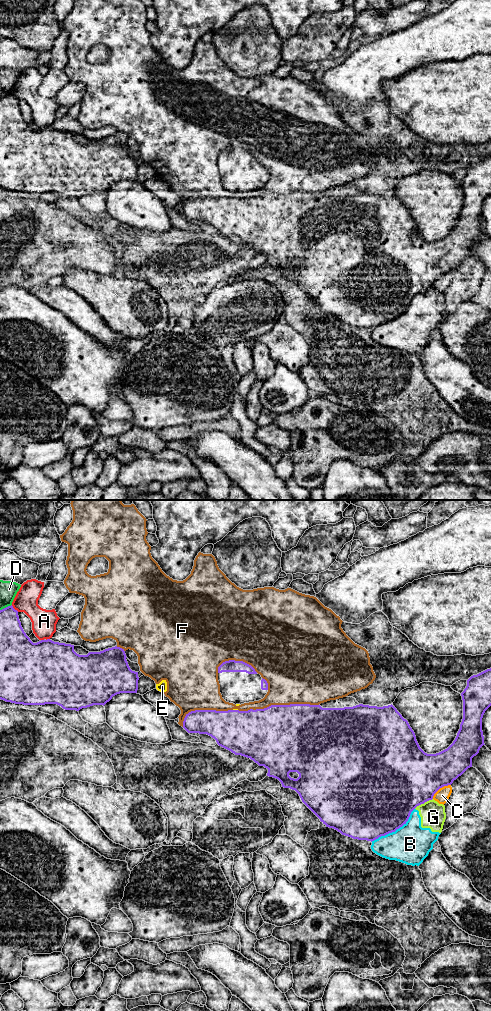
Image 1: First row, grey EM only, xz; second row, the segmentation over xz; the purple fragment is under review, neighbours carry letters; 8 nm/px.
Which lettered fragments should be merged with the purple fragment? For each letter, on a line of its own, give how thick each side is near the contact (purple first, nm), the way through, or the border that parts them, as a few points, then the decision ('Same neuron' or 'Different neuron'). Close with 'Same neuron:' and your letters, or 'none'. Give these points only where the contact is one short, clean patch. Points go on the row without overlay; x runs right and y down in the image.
A: Thickness 220 nm (purple) against 190 nm. Different neuron
B: Thickness 500 nm (purple) against 320 nm. Different neuron
C: Thickness 460 nm (purple) against 110 nm. Different neuron
D: Thickness 200 nm (purple) against 140 nm. Different neuron
E: Thickness 400 nm (purple) against 20 nm. Boundary: xz (233, 197), (237, 198). Different neuron
F: Thickness 500 nm (purple) against 420 nm. Different neuron
G: Thickness 500 nm (purple) against 200 nm. Different neuron
Same neuron: none

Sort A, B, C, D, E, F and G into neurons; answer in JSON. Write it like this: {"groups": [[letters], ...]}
{"groups": [["A"], ["B", "G"], ["C"], ["D"], ["E", "F"]]}

